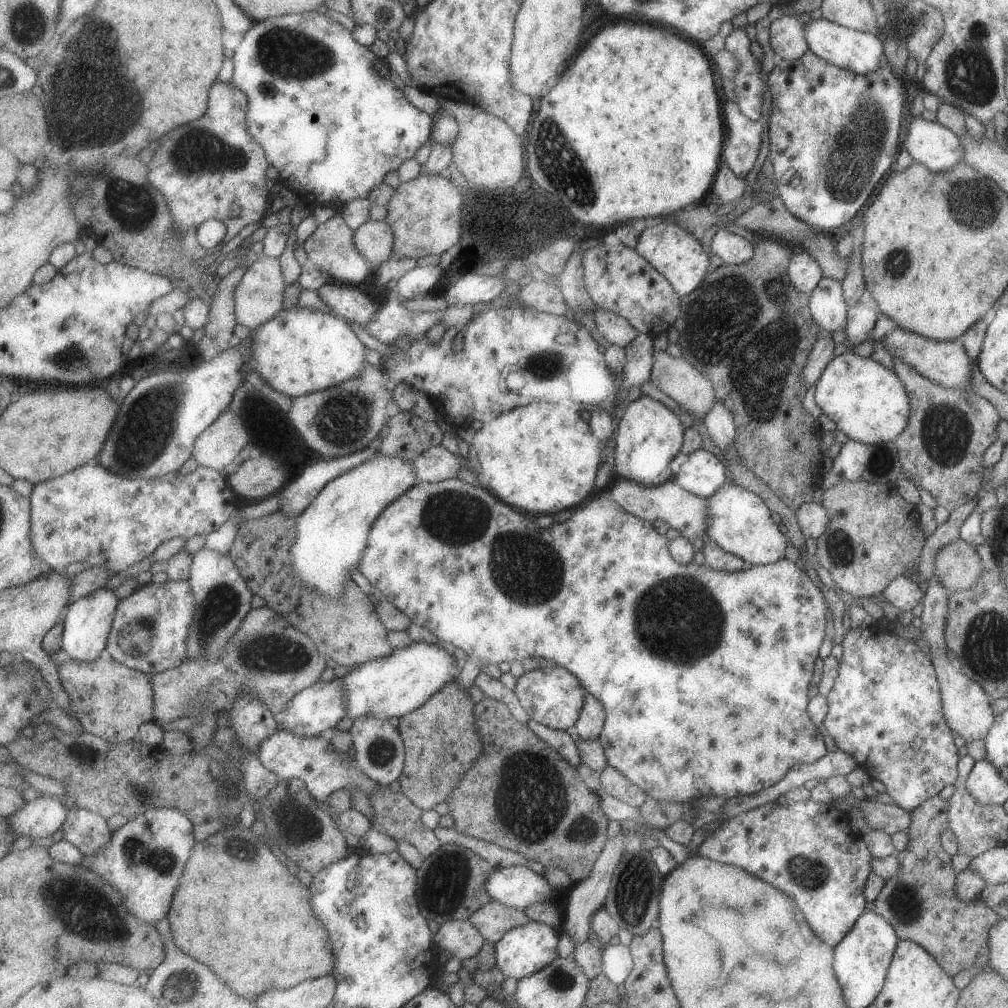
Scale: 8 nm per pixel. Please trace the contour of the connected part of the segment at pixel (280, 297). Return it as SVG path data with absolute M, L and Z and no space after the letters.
M262 254L247 269L236 290L236 317L238 324L249 327L252 331L275 318L284 308L285 291L288 288L284 267L279 258Z

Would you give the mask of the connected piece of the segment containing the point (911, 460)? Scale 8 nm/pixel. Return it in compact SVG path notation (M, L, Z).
M893 357L892 362L893 372L904 386L910 406L906 425L894 438L900 468L907 480L929 492L936 504L943 506L950 513L963 503L971 501L980 489L984 470L983 455L987 447L997 440L995 428L1000 416L985 398L975 394L970 388L946 389L927 380L901 359Z

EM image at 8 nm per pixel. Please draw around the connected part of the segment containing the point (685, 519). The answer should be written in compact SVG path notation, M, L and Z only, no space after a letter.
M673 477L658 485L643 485L631 479L617 480L607 495L613 502L637 518L652 523L653 520L664 520L671 528L678 530L689 542L694 538L705 536L706 504L705 497L698 497L683 490Z

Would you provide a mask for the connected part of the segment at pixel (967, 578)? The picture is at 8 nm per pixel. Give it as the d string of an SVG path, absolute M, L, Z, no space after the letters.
M961 538L934 554L933 577L949 593L971 588L982 572L981 558L974 546Z

